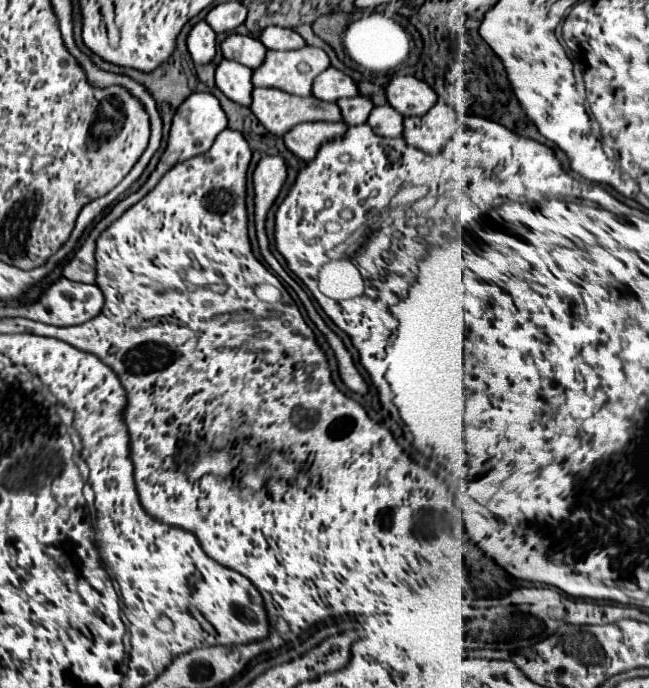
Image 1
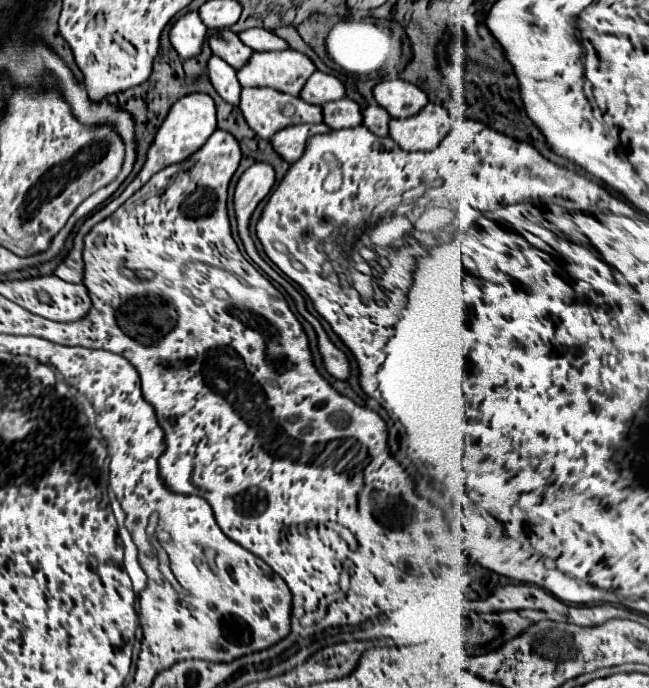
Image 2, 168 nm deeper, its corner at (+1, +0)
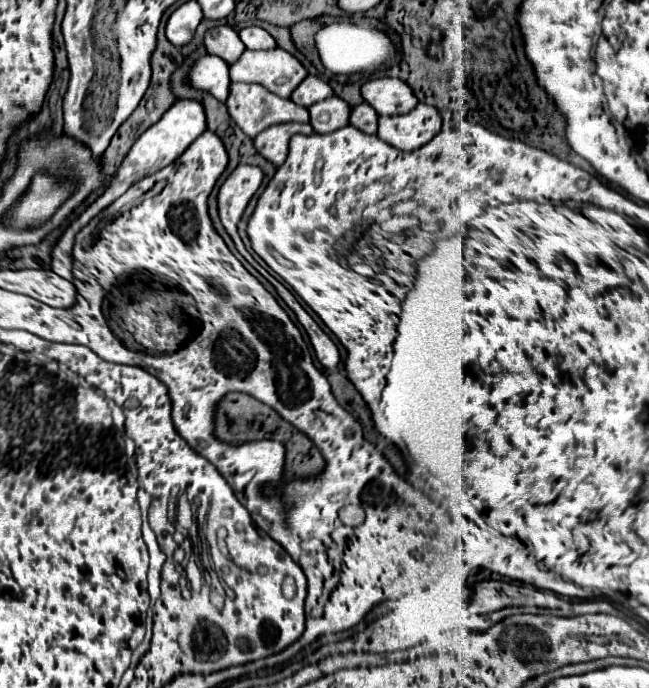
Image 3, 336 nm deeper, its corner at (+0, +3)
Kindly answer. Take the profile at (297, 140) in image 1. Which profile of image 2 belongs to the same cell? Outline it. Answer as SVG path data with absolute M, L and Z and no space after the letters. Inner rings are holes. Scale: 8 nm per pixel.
M299 124L299 126L287 126L279 130L275 136L271 136L273 150L289 164L297 162L305 150L305 142L309 136L315 134L327 134L329 128L325 124Z

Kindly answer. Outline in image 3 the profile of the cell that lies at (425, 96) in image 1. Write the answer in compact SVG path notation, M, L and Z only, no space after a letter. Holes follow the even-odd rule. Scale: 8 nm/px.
M374 79L362 85L362 97L378 115L404 115L410 113L418 99L402 79Z

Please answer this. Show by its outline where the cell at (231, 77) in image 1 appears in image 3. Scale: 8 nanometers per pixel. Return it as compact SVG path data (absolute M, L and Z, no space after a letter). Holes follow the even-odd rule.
M216 55L200 57L194 63L188 79L190 79L190 85L194 85L196 89L212 93L218 101L228 99L230 67L228 67L228 63L224 59L220 59Z

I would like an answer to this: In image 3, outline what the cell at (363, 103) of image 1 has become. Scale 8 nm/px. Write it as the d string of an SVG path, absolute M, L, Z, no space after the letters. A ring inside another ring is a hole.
M330 97L320 103L314 103L308 107L310 111L310 123L316 133L332 133L336 129L342 129L348 125L348 113L352 107L340 99L340 97Z

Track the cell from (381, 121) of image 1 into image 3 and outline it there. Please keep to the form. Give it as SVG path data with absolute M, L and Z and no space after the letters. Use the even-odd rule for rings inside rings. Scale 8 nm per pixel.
M362 103L358 107L352 107L350 113L350 125L362 129L368 135L374 135L378 131L378 115L368 103Z

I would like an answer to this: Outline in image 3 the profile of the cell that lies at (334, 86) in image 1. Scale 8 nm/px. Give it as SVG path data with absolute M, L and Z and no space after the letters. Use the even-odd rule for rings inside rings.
M308 75L308 77L296 87L296 91L292 93L290 99L292 99L294 103L302 105L302 107L310 107L310 105L314 105L314 103L318 103L318 101L322 101L322 99L332 97L332 95L334 95L334 91L332 91L332 87L330 87L326 81L322 81L320 77Z

